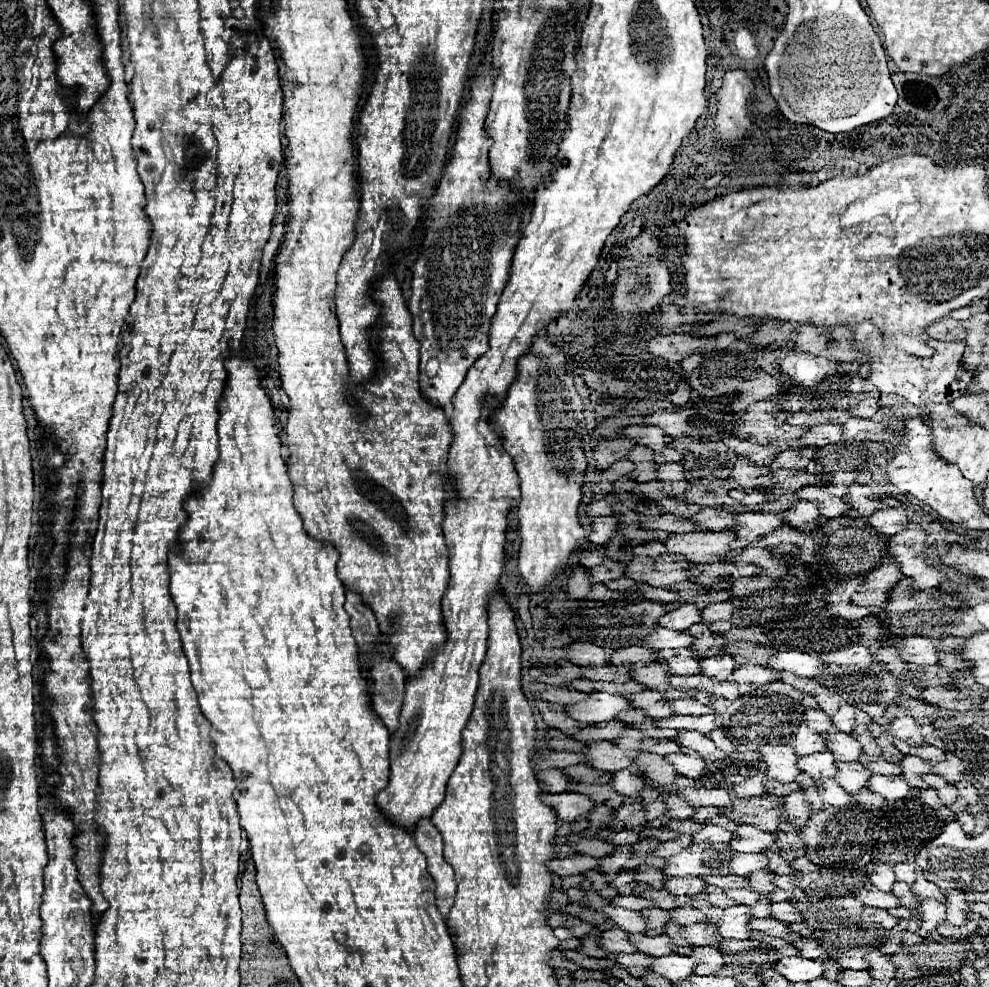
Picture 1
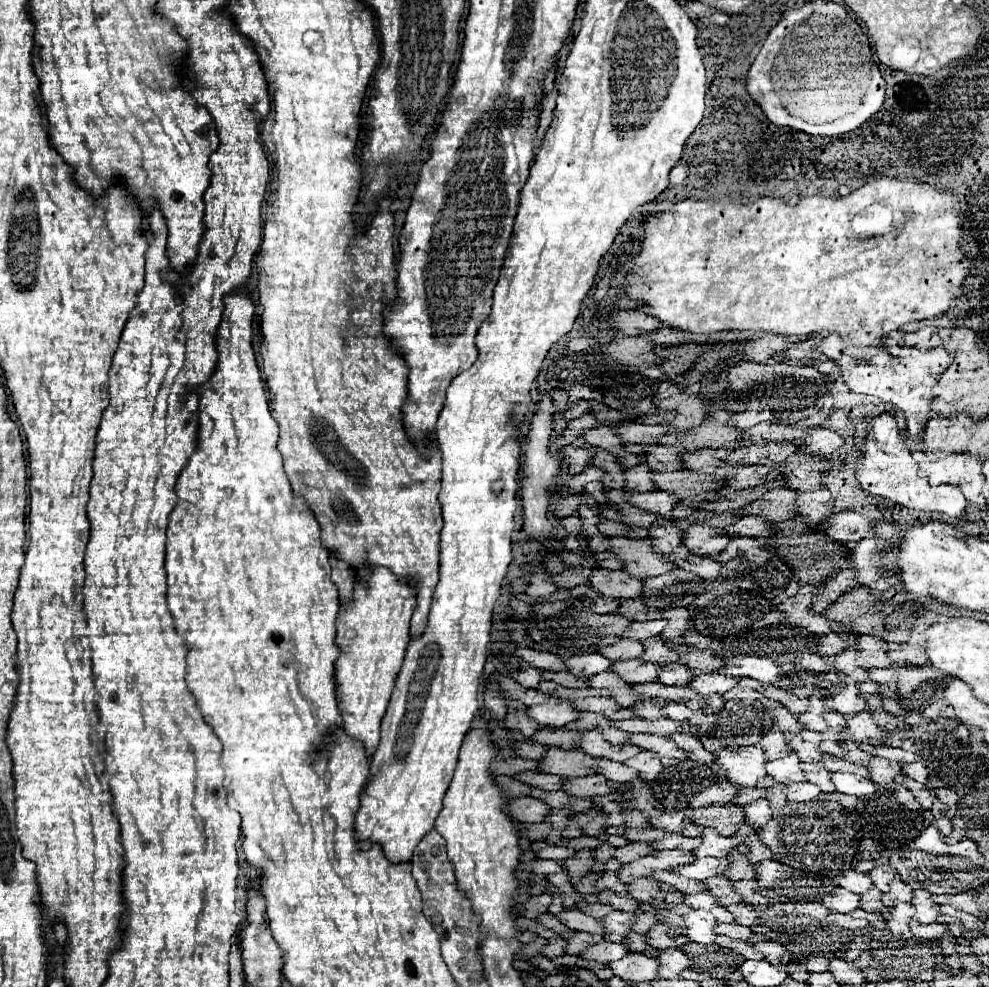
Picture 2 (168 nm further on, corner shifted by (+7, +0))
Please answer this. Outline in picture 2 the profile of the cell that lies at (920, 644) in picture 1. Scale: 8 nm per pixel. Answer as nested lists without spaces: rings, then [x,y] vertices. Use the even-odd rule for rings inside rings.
[[[860,636],[854,650],[860,652],[858,656],[858,666],[862,668],[870,668],[870,666],[876,666],[876,668],[888,668],[892,666],[892,658],[890,658],[890,648],[894,644],[888,644],[884,642],[882,638],[878,636]]]

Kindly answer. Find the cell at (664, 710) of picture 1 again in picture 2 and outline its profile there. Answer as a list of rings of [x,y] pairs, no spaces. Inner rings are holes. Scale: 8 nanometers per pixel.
[[[600,696],[600,698],[584,698],[576,700],[574,708],[578,710],[588,710],[588,712],[600,712],[610,720],[622,720],[622,718],[634,718],[636,712],[632,708],[620,708],[614,698],[610,696]]]

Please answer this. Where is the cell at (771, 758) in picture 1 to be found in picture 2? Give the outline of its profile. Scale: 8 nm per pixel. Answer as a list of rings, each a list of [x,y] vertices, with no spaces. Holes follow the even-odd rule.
[[[738,746],[736,750],[732,748],[722,748],[722,750],[716,750],[716,760],[718,764],[726,770],[726,776],[728,780],[740,784],[740,786],[756,786],[760,778],[764,778],[768,772],[766,772],[766,752],[758,746]]]

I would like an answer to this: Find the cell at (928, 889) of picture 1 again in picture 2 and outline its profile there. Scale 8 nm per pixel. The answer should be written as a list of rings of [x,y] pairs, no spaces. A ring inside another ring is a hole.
[[[894,879],[887,898],[892,902],[911,902],[913,899],[912,888],[900,879]]]

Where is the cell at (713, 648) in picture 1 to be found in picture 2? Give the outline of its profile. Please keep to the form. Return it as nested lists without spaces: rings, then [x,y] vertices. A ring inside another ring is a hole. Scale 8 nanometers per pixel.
[[[654,636],[654,638],[648,638],[648,640],[642,640],[646,652],[642,654],[644,660],[650,660],[650,662],[656,662],[660,666],[666,666],[670,662],[676,662],[678,660],[678,654],[666,646],[664,638],[662,636]]]

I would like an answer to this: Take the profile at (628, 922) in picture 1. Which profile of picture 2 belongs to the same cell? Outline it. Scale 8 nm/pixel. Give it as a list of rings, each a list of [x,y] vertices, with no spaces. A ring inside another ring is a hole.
[[[574,908],[560,912],[558,918],[560,918],[568,928],[578,930],[578,932],[590,932],[590,934],[598,934],[598,936],[608,934],[608,932],[604,930],[604,924],[602,924],[600,920],[588,916],[588,914],[584,914],[584,912],[580,912],[580,910],[574,910]]]

